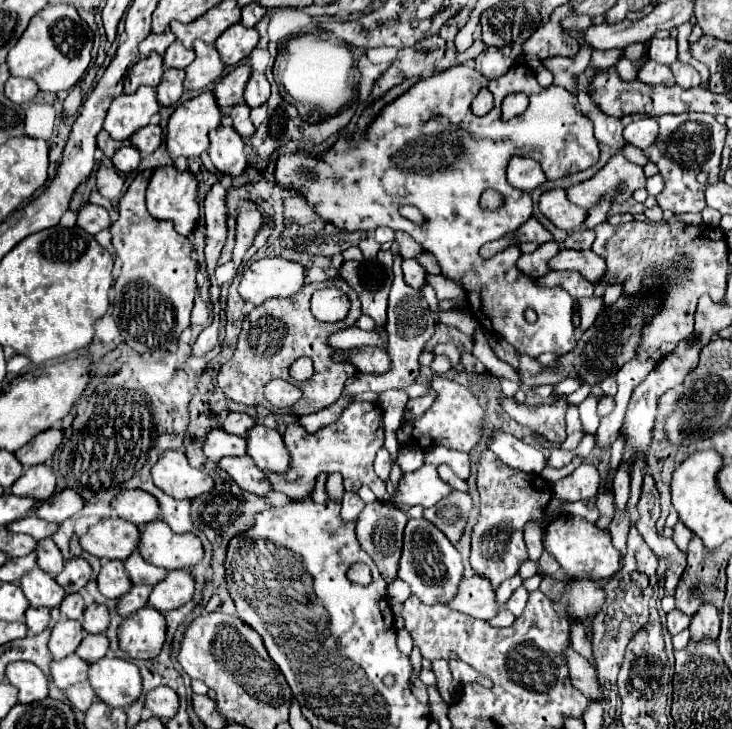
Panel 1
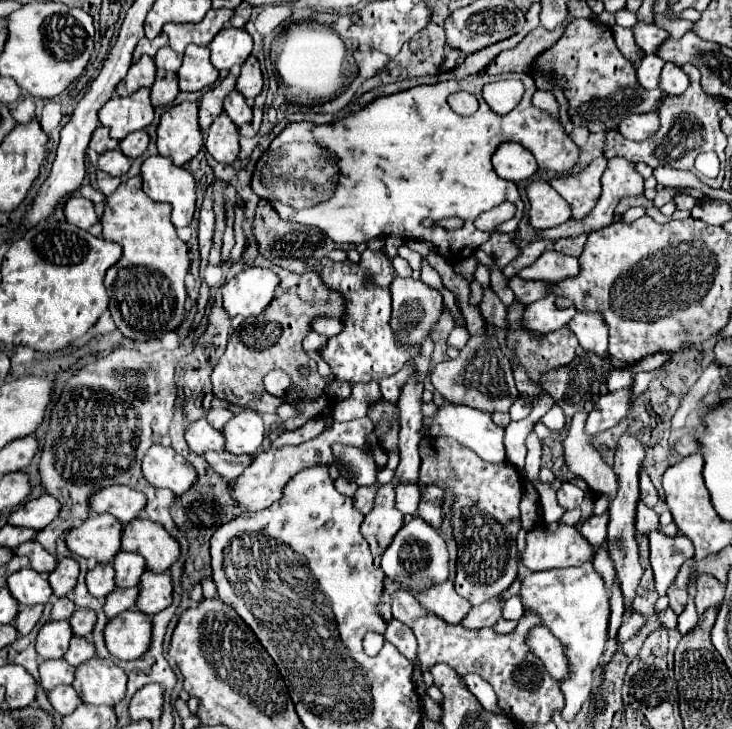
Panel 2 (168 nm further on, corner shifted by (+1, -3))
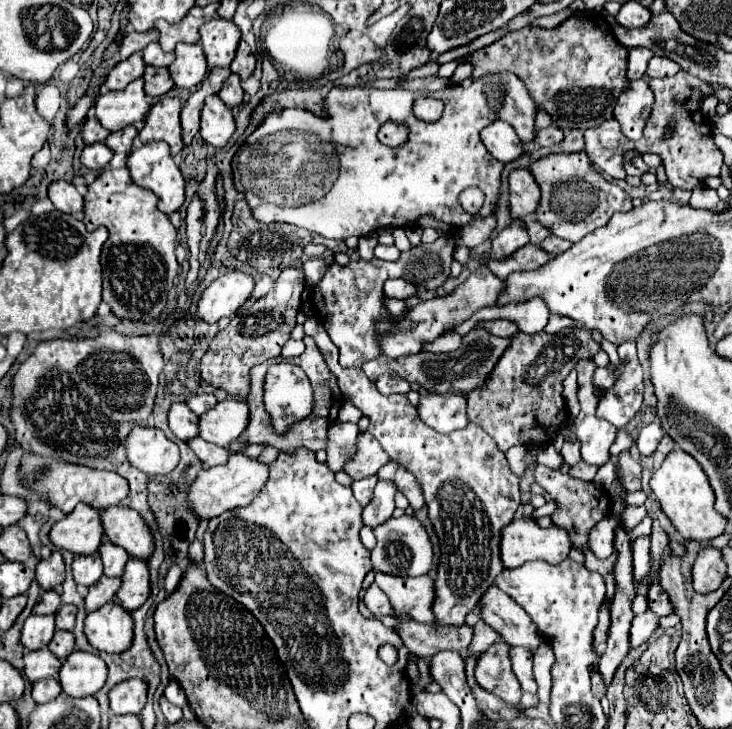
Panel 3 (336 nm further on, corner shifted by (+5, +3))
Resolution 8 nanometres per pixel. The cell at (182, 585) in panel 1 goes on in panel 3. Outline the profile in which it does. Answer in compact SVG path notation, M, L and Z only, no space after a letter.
M131 557L127 561L121 575L121 587L115 597L127 611L133 611L145 603L145 599L149 597L149 571L143 559Z

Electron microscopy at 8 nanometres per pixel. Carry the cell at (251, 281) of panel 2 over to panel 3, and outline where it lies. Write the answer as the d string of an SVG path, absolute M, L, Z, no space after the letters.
M241 271L225 273L201 293L195 313L205 323L217 323L221 317L229 317L241 309L249 299L253 287L255 281L249 275Z

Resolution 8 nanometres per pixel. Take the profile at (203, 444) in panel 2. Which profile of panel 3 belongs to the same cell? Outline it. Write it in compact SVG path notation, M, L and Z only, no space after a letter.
M173 403L171 405L169 427L175 433L175 437L187 441L191 435L197 435L199 433L197 421L199 421L199 417L195 413L191 413L185 403Z

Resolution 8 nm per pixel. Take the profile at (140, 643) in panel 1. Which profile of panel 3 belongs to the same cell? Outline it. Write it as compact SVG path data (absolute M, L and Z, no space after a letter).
M109 601L85 619L85 635L97 651L121 653L133 643L133 619L131 613Z

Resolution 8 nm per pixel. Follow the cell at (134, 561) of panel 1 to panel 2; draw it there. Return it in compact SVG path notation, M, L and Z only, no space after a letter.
M121 551L117 557L115 557L115 583L117 587L137 587L139 581L141 581L141 575L145 573L145 561L143 557L135 555L135 553L127 553L127 551Z

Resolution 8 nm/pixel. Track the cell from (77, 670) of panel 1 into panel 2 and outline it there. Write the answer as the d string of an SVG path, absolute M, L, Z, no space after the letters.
M65 659L43 661L39 665L41 673L41 687L49 693L57 685L71 685L75 681L75 667L69 665Z

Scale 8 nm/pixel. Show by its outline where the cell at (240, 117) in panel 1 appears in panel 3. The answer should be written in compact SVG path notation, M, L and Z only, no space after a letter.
M231 73L231 75L225 79L225 83L223 83L223 87L221 87L221 91L219 91L217 95L221 97L221 101L223 101L229 109L241 105L241 101L243 101L243 89L241 89L241 79L239 79L239 75L237 75L237 73Z

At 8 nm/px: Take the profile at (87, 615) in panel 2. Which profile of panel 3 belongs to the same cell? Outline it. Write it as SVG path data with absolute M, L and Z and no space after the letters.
M61 605L59 611L55 613L55 627L71 631L71 627L75 627L75 613L77 613L75 605Z

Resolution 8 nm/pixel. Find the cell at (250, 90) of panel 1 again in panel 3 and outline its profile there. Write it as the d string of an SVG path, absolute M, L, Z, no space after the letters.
M243 39L239 41L237 55L235 55L233 63L231 63L231 71L235 71L241 79L247 79L247 77L253 75L253 71L255 71L255 57L253 57L249 45L247 45Z

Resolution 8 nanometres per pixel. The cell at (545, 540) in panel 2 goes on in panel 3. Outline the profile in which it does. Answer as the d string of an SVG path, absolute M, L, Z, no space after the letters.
M515 517L507 527L503 527L501 531L501 563L507 569L515 569L527 561L545 561L551 565L557 565L559 561L567 559L569 551L571 551L571 543L567 541L567 533L561 531L561 527L539 527L533 519L527 517Z

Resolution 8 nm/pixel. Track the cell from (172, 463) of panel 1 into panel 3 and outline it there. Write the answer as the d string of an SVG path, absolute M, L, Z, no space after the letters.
M133 427L125 439L125 453L133 467L151 475L165 475L179 463L179 447L155 427Z

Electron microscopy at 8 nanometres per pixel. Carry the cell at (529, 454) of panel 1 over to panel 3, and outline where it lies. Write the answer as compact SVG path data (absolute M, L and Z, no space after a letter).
M429 393L419 399L417 405L419 417L423 423L433 427L439 433L449 433L453 429L465 427L469 423L465 411L467 411L467 401L461 395L439 395L439 393Z

